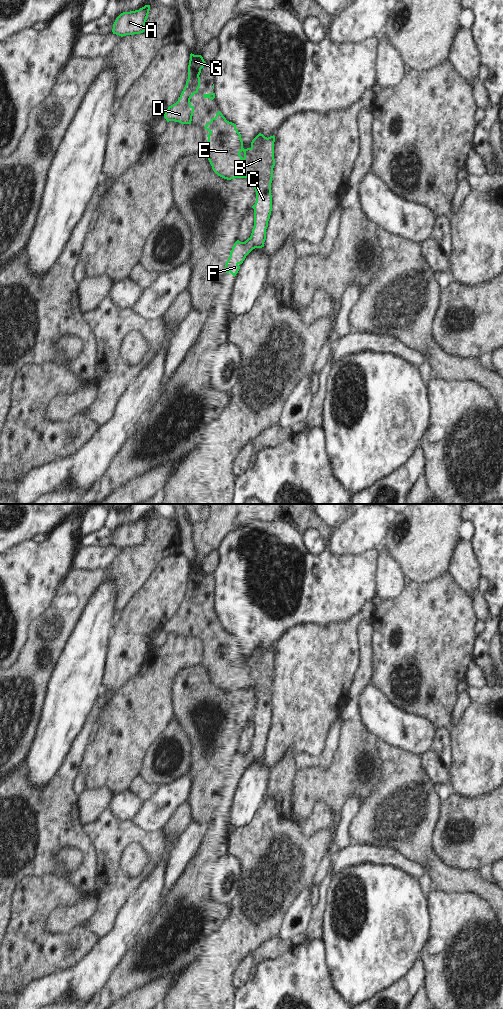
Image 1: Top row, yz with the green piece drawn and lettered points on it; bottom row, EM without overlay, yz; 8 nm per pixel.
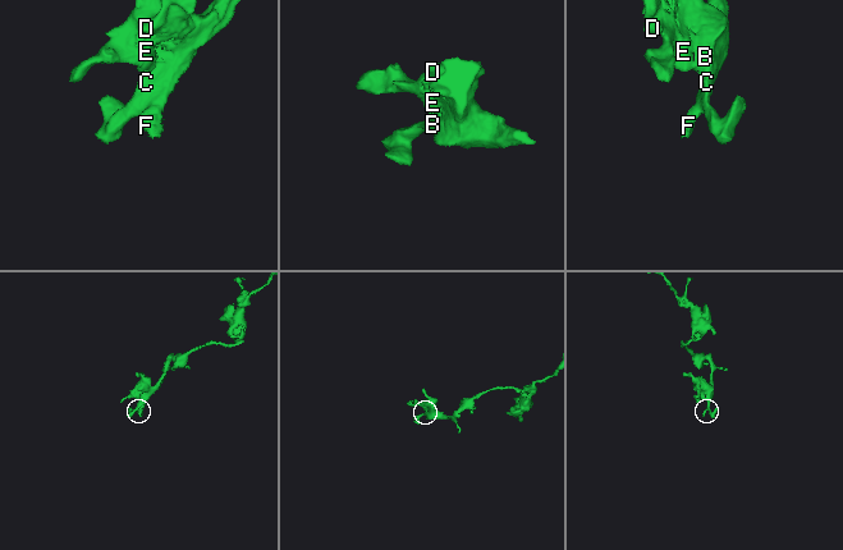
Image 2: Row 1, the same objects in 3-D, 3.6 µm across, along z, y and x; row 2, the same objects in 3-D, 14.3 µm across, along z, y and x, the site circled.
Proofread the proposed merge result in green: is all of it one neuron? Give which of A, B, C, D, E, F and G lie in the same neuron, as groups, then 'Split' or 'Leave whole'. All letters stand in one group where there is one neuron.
Groups: A B C D E F G. Leave whole.

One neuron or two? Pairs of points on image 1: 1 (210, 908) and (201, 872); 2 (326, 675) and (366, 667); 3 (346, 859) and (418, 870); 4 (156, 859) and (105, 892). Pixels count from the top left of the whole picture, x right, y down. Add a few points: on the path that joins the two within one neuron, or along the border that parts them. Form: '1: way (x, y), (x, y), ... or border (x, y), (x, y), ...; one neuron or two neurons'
1: way (201, 899), (201, 881); one neuron
2: border (360, 646), (360, 664), (353, 679); two neurons
3: way (364, 855), (386, 855), (400, 860); one neuron
4: way (146, 872), (133, 884), (118, 887); one neuron

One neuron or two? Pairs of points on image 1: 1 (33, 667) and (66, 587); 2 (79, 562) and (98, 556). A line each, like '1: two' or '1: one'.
1: one
2: one

